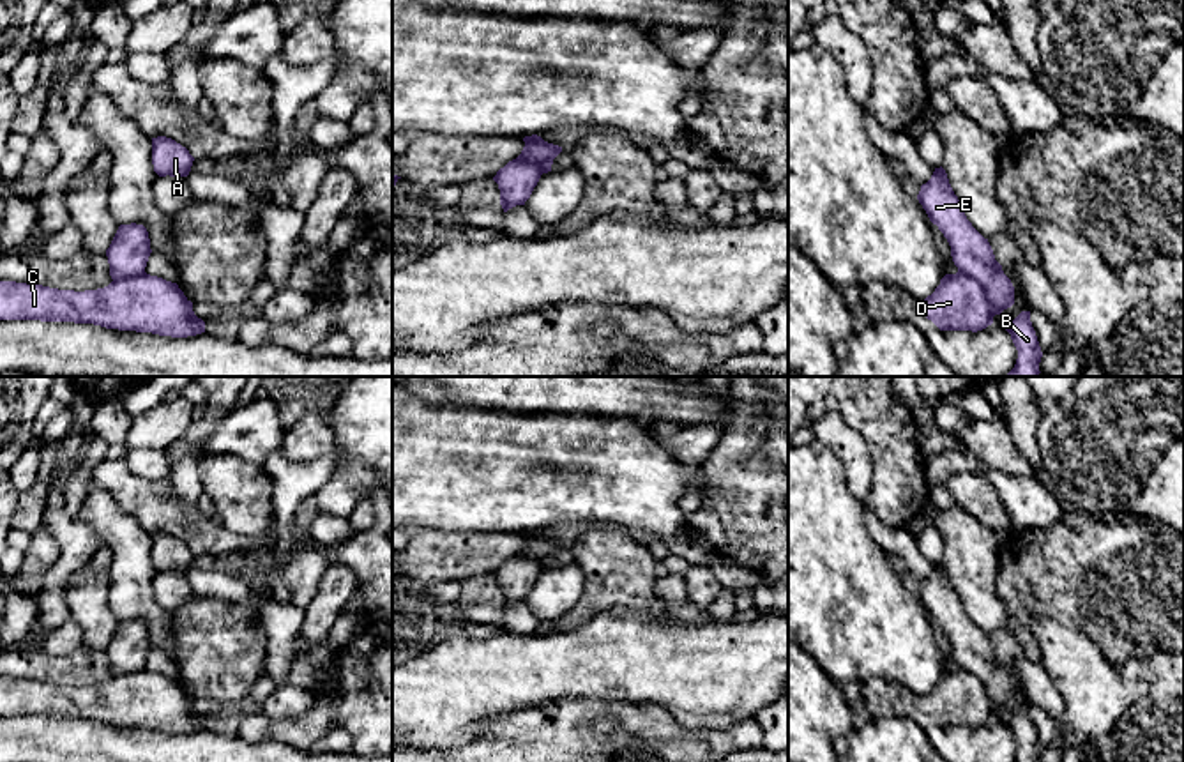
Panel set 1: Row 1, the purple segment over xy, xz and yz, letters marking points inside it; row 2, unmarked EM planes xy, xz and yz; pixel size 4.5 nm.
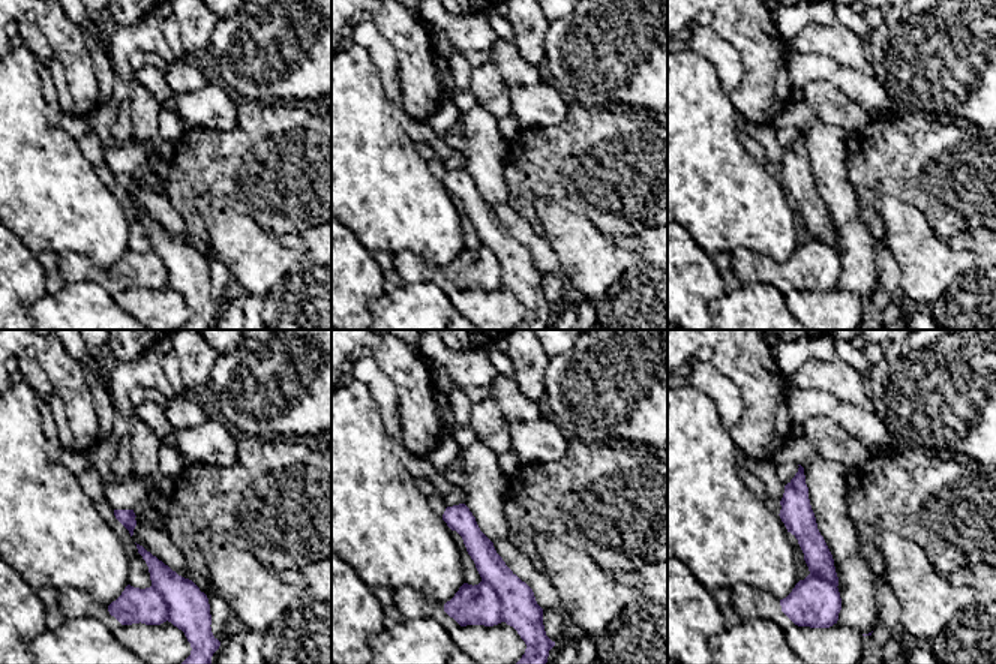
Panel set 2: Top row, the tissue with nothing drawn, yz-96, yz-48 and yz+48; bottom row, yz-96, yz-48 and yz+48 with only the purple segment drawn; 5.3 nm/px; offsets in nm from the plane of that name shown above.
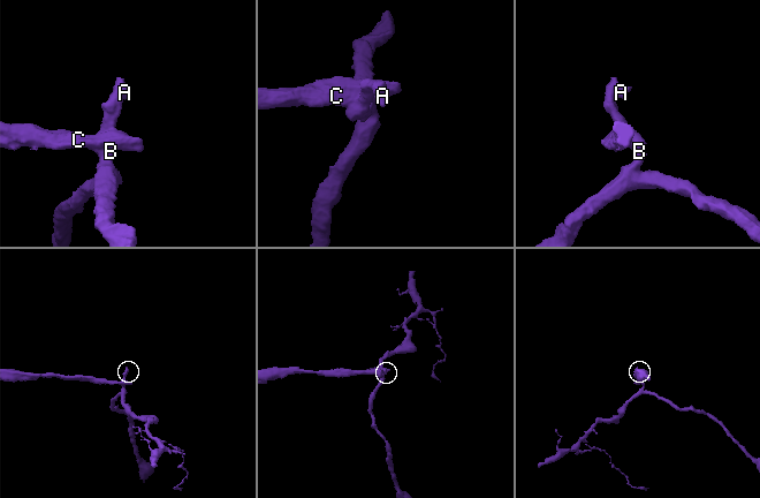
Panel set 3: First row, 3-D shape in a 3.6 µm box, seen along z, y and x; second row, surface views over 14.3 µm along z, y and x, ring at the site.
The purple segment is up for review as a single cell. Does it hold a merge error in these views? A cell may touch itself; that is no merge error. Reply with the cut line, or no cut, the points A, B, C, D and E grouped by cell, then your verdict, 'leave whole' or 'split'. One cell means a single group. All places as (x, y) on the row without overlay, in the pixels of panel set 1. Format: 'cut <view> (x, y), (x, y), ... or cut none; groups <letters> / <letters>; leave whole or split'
cut yz (958, 667), (971, 672), (983, 685), (994, 711); groups A B E / C D; split

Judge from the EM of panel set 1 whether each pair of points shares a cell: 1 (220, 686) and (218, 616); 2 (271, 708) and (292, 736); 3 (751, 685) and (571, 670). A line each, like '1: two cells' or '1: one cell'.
1: one cell
2: two cells
3: one cell

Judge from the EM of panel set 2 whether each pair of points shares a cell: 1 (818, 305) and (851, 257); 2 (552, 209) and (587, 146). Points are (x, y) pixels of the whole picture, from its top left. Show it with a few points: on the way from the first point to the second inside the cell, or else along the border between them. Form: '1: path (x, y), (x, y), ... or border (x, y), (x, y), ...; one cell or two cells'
1: border (837, 287), (863, 297); two cells
2: border (545, 195), (561, 201), (588, 218); two cells

